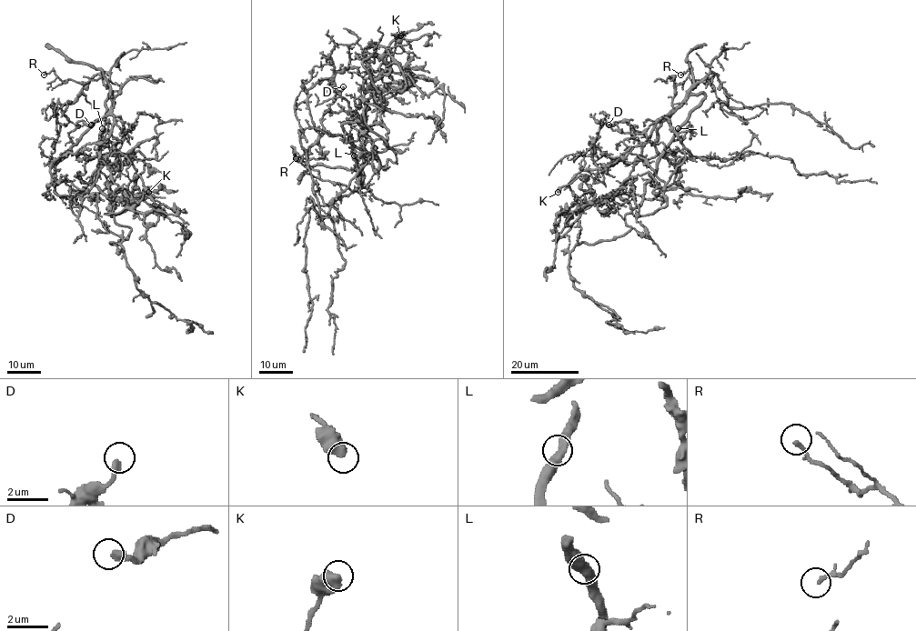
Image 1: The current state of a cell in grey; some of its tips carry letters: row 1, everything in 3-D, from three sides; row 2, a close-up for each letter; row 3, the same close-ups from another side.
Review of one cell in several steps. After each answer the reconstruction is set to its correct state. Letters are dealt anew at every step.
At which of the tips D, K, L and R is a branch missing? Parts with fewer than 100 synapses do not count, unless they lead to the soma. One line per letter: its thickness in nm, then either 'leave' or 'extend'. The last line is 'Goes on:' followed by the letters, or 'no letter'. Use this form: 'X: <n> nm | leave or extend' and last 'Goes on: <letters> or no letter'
D: 360 nm | leave
K: 550 nm | leave
L: 440 nm | leave
R: 130 nm | leave
Goes on: no letter

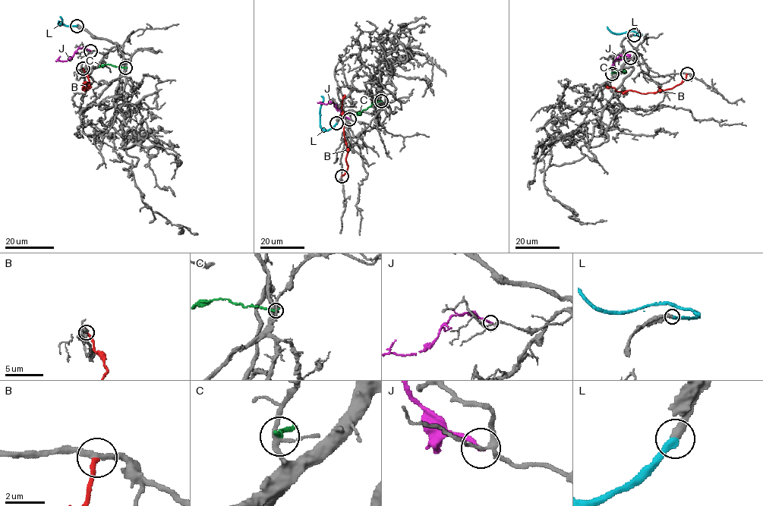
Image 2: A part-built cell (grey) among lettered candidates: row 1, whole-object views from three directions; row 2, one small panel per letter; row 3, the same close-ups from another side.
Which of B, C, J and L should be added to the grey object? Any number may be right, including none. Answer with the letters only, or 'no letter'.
L

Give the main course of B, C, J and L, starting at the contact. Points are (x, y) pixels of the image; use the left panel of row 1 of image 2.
B: (83, 68), (89, 81), (86, 84), (89, 86), (84, 90), (83, 86), (82, 87), (85, 82)
C: (125, 68), (109, 64), (99, 67)
J: (90, 51), (79, 48), (65, 61), (58, 60), (60, 56)
L: (77, 26), (63, 25), (58, 21), (58, 23), (61, 23), (60, 17)

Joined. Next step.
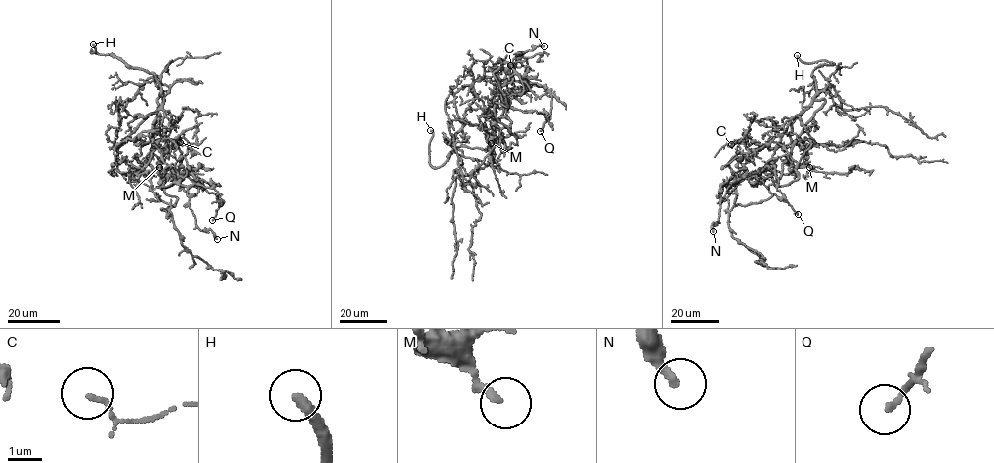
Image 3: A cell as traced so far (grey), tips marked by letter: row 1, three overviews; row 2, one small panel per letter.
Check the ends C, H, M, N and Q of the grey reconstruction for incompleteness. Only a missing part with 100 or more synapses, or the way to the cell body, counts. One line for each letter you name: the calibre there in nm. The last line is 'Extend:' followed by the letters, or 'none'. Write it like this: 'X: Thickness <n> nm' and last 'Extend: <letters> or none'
H: Thickness 300 nm
Extend: H

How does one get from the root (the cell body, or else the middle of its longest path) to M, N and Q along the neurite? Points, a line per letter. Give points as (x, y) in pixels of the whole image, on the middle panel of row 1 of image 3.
M: (510, 123), (510, 130), (516, 138), (517, 144), (511, 142), (507, 149), (496, 137), (491, 143)
N: (510, 123), (509, 131), (496, 116), (495, 94), (512, 80), (507, 67), (518, 52), (544, 46)
Q: (510, 123), (509, 131), (496, 115), (497, 92), (502, 94), (502, 105), (547, 116), (540, 131)

